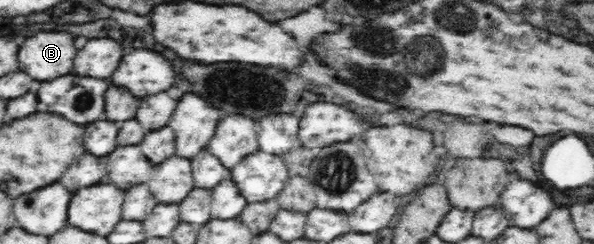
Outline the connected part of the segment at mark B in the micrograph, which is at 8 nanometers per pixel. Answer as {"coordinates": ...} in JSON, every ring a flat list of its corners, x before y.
{"coordinates":[[40,31,34,37,28,37,18,51,18,63,24,73,28,73,32,79,38,81,52,81,54,77,60,77,62,73,70,73,72,61,74,61,74,37,64,31]]}

